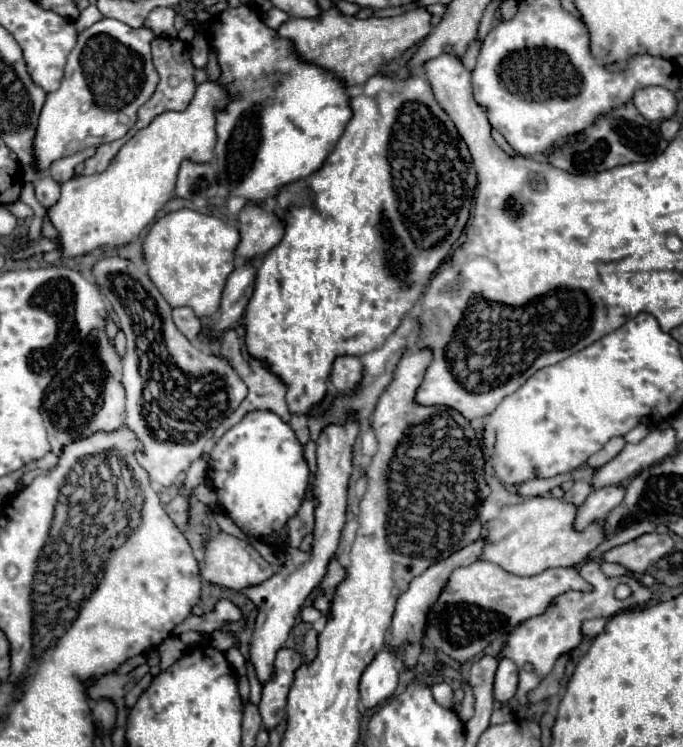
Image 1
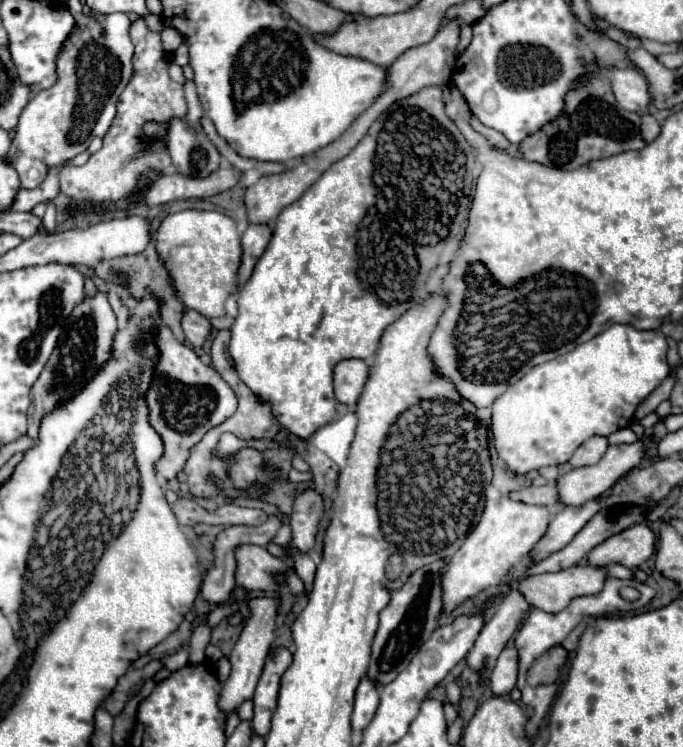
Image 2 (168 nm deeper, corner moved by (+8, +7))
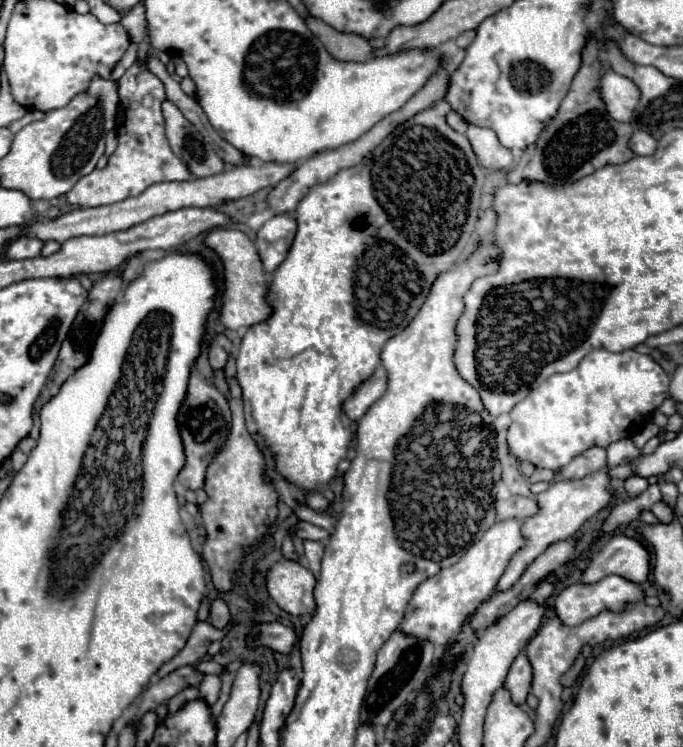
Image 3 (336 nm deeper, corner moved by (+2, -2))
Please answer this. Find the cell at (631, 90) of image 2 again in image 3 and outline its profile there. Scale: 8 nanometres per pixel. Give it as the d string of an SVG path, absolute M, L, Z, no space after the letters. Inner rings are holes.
M607 70L599 82L599 96L607 106L607 112L615 120L627 122L633 114L633 108L637 106L639 90L629 78L619 76L613 70Z

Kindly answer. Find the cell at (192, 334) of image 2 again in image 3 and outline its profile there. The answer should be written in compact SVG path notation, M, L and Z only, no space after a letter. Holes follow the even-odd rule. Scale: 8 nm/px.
M219 334L213 342L211 342L211 348L209 348L209 362L211 362L211 368L213 370L223 370L225 364L227 364L227 358L233 350L233 344L231 340L225 336L225 334Z

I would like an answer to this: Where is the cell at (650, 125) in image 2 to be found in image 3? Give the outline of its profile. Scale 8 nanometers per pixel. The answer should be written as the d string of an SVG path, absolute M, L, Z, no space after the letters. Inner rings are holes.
M637 130L637 132L633 132L633 136L629 138L629 148L633 148L633 154L635 154L635 156L649 156L649 154L655 152L657 142L655 142L655 138L653 138L651 134Z

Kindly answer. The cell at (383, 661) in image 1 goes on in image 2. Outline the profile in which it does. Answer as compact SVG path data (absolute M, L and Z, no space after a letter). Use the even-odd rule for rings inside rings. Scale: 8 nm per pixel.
M365 675L355 691L355 709L351 717L355 731L365 729L369 725L373 713L377 711L377 705L379 705L379 687L375 687L375 683L371 683L371 679L367 679Z

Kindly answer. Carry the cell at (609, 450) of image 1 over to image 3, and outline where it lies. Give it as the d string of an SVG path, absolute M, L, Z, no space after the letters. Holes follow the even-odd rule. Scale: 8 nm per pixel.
M589 448L587 452L583 452L581 456L573 458L565 468L559 468L559 474L563 478L585 478L593 472L599 472L607 466L605 460L605 448Z

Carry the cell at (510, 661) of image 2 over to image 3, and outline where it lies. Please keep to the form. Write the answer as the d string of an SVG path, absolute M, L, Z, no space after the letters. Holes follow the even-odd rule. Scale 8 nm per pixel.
M519 654L515 658L515 662L511 664L507 680L505 680L505 688L511 692L511 698L517 706L525 704L525 700L527 700L527 694L531 688L531 676L533 676L533 672L531 672L531 664L529 664L527 656Z

